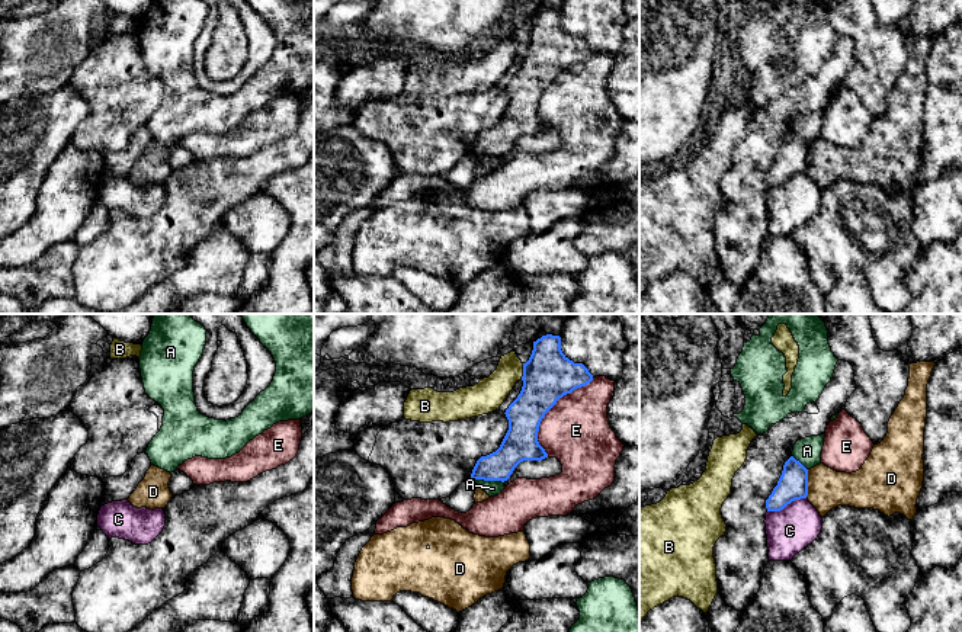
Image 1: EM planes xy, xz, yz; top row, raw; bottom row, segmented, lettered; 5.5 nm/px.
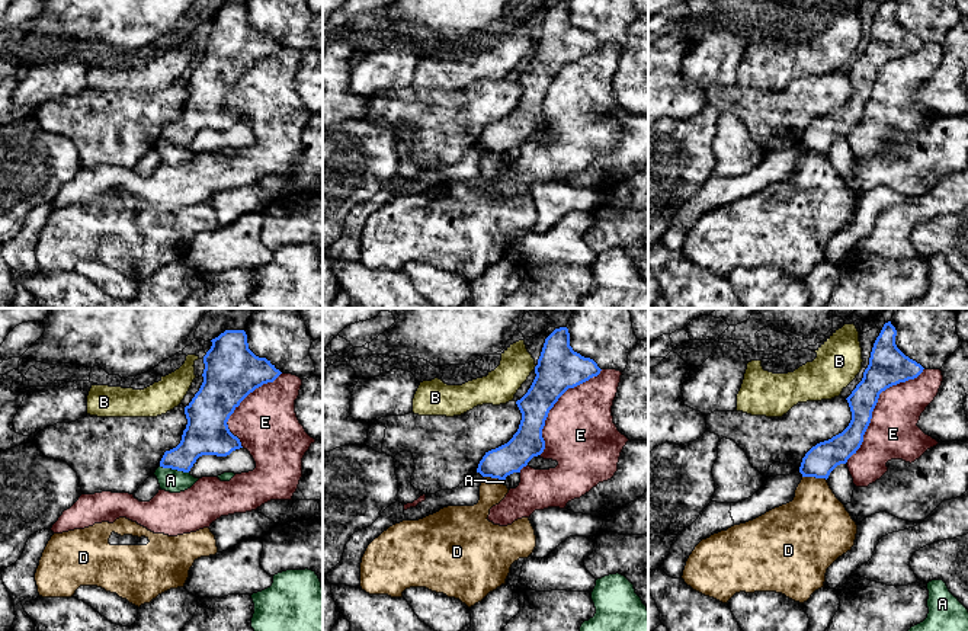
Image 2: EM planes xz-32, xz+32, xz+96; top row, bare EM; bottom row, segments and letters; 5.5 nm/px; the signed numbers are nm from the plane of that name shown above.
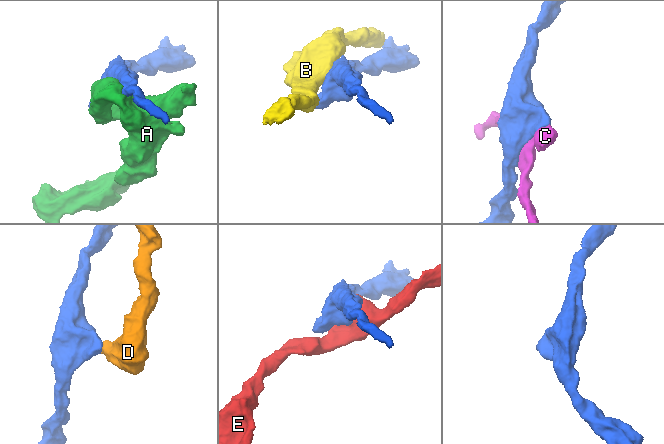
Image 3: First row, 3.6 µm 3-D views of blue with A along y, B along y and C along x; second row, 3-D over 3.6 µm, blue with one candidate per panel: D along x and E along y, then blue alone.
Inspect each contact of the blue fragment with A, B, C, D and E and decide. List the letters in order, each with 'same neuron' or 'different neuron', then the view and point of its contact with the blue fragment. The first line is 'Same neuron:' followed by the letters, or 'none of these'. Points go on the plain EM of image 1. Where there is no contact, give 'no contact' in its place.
Same neuron: none of these
A: different neuron | xz (488, 154)
B: different neuron | xz (523, 45)
C: different neuron | yz (786, 179)
D: different neuron | yz (807, 159)
E: different neuron | xz (548, 84)

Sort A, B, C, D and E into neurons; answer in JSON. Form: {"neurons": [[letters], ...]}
{"neurons": [["A"], ["B"], ["C"], ["D"], ["E"]]}

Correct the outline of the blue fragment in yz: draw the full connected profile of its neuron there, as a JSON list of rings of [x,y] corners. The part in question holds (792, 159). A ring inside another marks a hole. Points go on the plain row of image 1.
[[[791,131],[785,139],[777,160],[766,174],[767,186],[780,186],[795,174],[808,170],[808,144]]]

